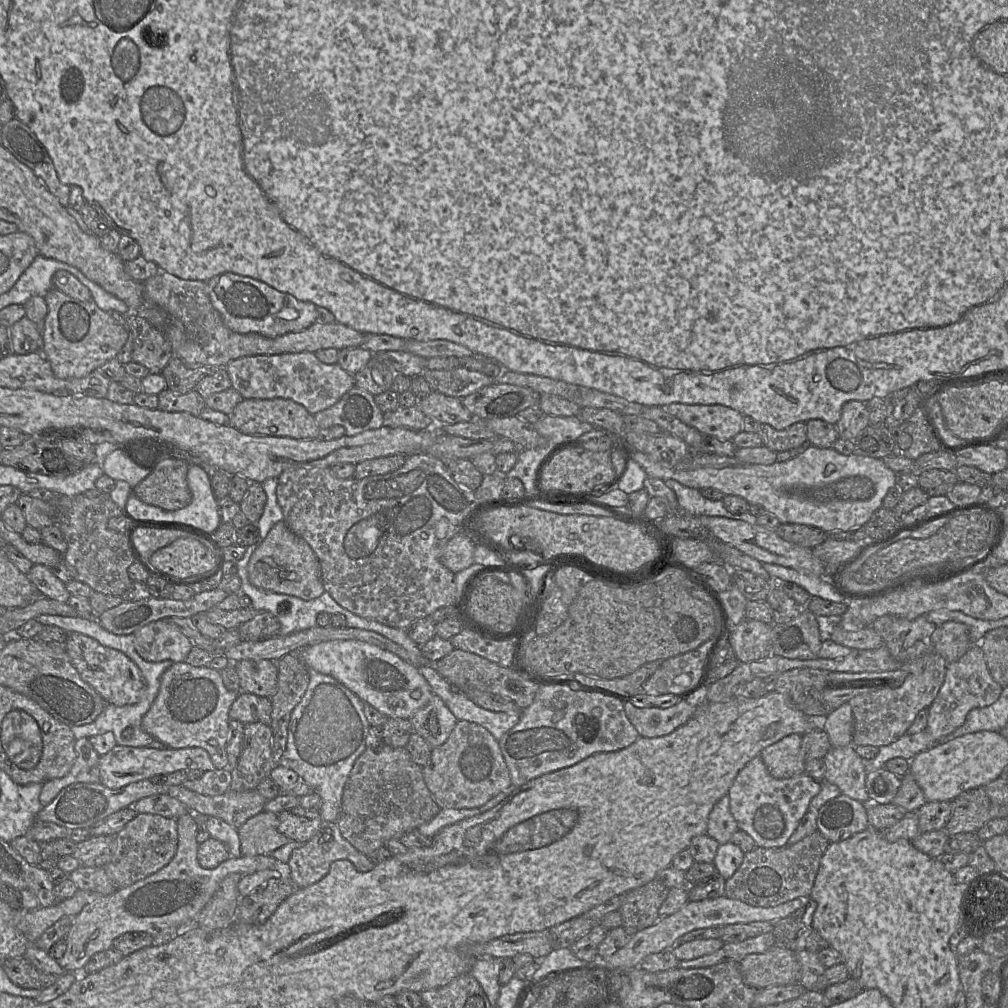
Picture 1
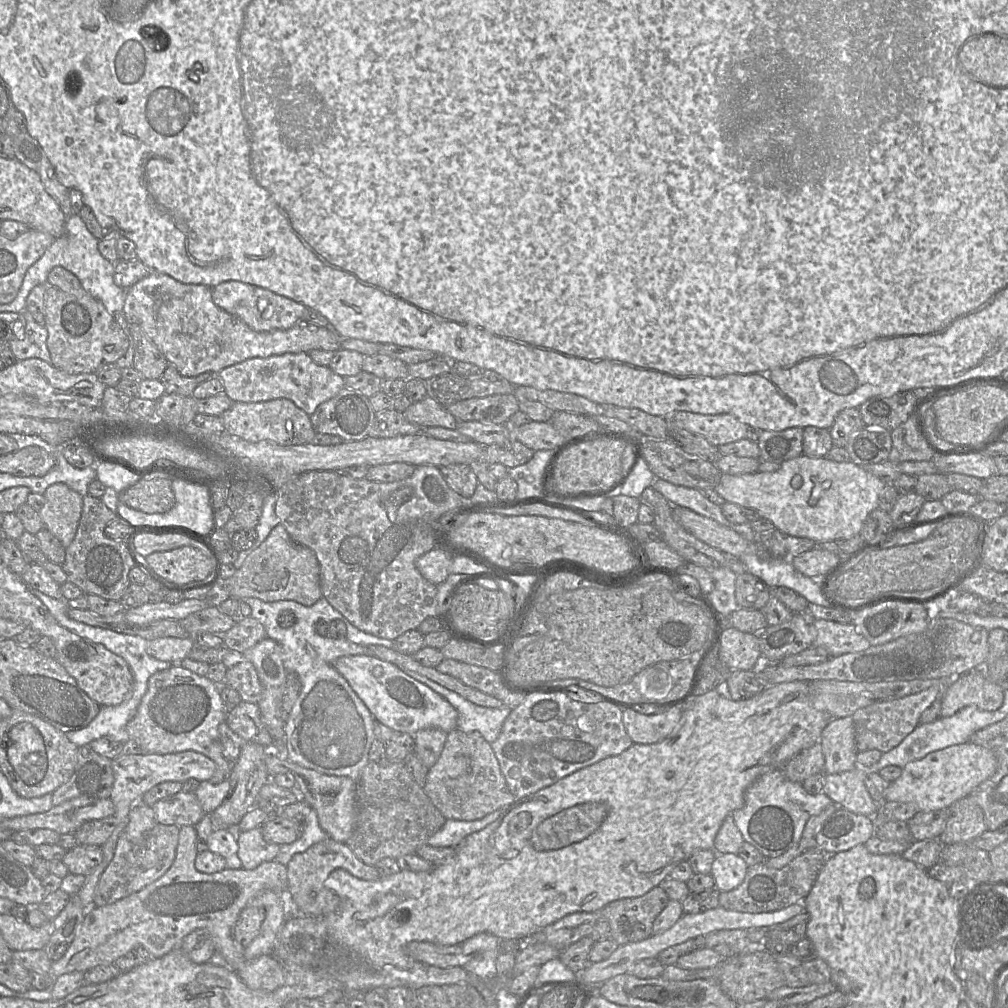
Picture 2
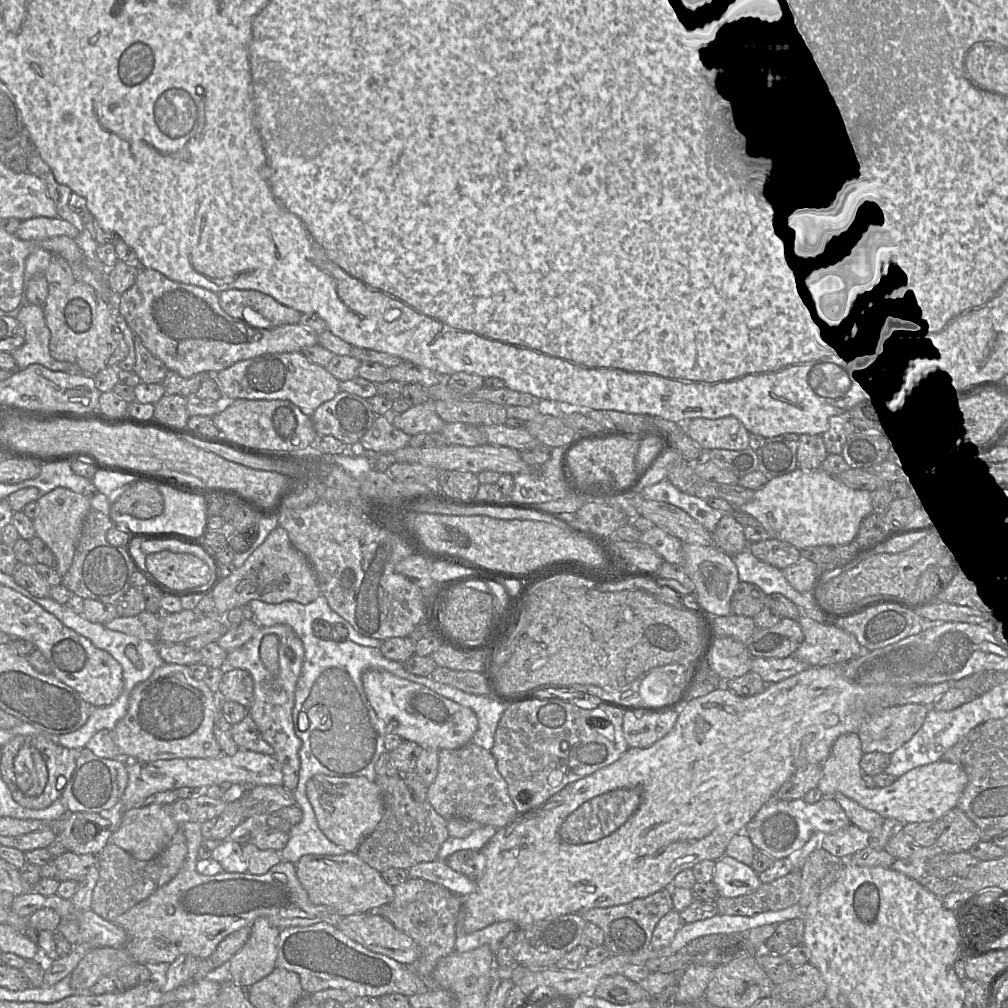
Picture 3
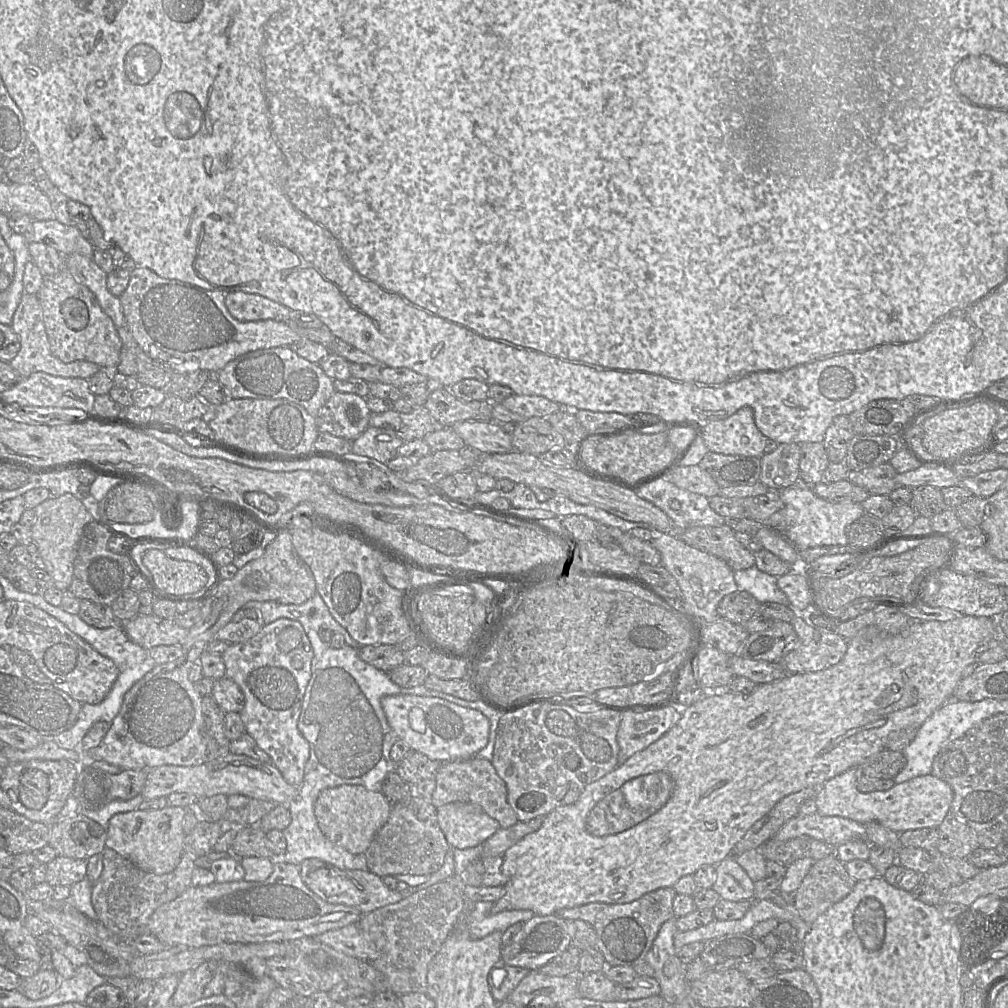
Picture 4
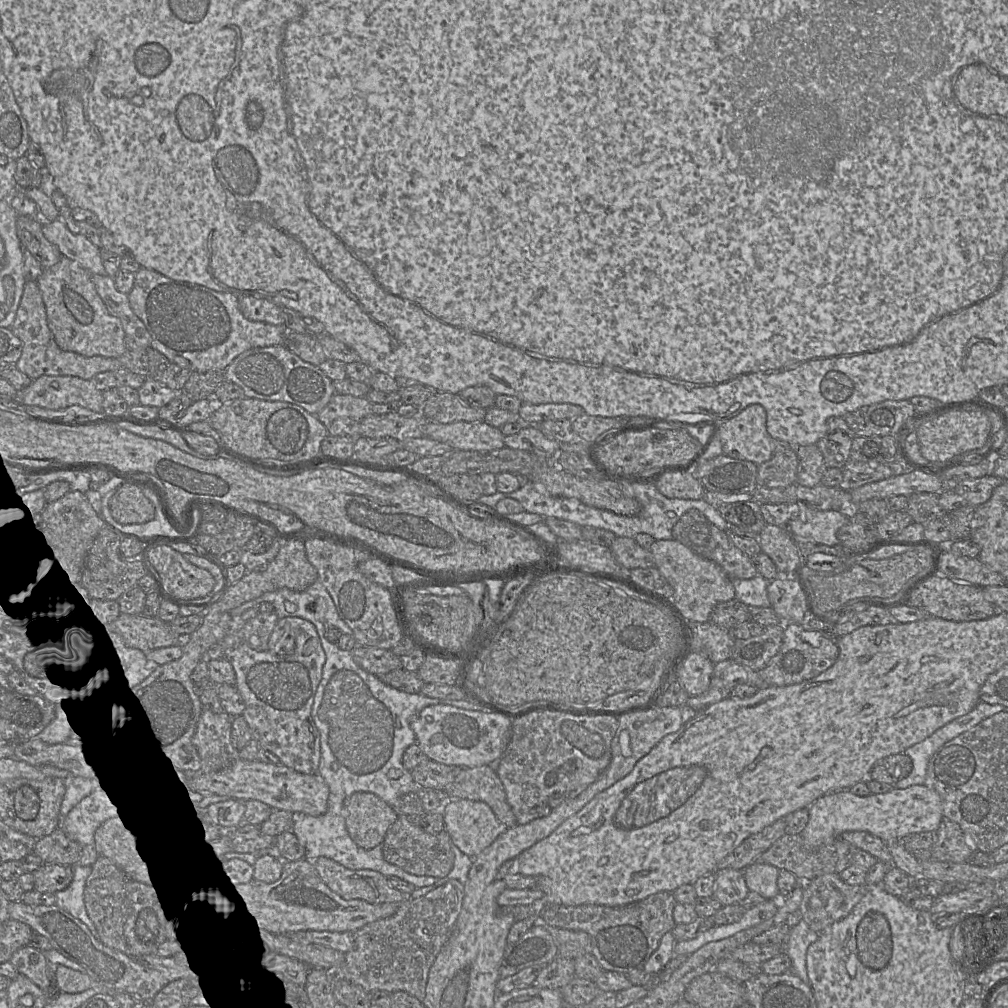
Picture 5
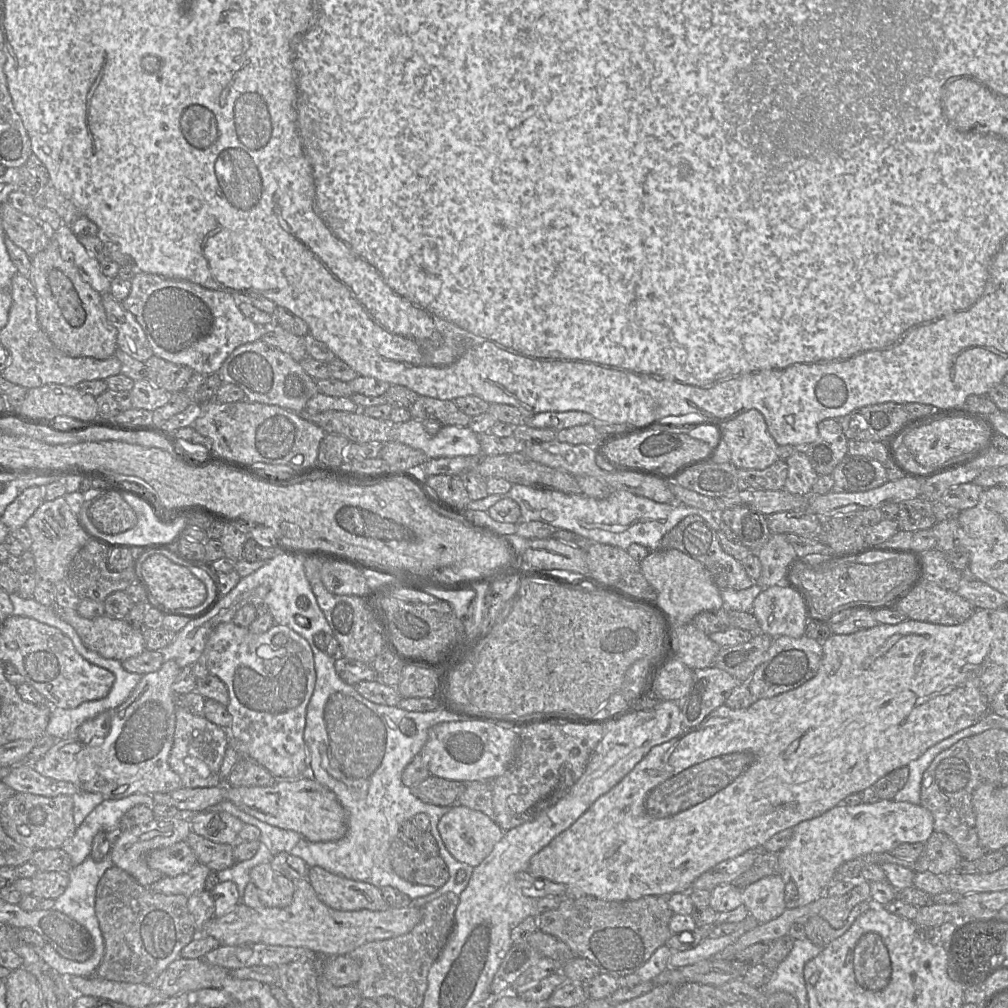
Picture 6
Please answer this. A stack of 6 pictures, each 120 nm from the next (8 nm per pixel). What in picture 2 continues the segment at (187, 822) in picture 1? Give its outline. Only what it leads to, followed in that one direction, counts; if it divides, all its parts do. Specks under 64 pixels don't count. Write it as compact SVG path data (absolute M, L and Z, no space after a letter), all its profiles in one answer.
M194 826L180 827L175 860L163 876L138 892L112 904L89 907L66 953L52 962L51 974L56 978L73 971L87 972L99 965L114 964L118 958L137 947L143 947L153 958L159 958L180 947L182 940L192 931L205 929L213 940L215 951L223 956L227 966L234 970L250 989L273 991L283 986L286 978L279 960L274 955L263 955L247 960L244 956L245 947L234 939L233 930L242 910L260 892L270 889L279 894L287 894L287 867L274 860L263 862L252 870L243 867L225 868L212 874L202 873L195 867L197 842L198 835Z

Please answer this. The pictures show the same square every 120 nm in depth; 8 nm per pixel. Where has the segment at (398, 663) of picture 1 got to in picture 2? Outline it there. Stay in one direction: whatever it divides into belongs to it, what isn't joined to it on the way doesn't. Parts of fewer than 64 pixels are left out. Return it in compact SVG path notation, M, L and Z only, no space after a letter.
M351 655L338 658L335 662L335 667L364 702L375 720L389 728L411 735L415 735L419 730L428 728L440 729L447 734L457 729L458 712L453 705L427 685L407 675L395 664L374 656Z

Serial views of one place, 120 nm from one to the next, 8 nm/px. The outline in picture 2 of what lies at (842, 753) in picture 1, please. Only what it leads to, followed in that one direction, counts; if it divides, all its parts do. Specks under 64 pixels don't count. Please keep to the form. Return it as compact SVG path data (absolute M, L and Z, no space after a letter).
M863 768L839 774L825 774L823 792L834 802L855 814L873 817L878 808L870 796L865 783Z

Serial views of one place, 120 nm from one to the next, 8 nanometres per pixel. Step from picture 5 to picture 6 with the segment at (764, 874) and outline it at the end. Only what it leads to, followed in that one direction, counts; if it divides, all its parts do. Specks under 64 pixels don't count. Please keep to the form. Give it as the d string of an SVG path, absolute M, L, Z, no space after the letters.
M773 874L750 884L742 890L743 905L748 909L750 916L754 917L760 924L779 917L786 910L786 881L787 879L783 874Z

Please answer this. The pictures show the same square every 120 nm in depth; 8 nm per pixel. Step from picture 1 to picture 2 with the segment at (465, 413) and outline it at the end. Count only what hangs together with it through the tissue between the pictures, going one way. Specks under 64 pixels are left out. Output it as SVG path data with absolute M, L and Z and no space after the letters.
M427 396L423 400L414 402L411 406L402 412L407 420L417 424L421 429L440 426L454 429L460 423L452 415L446 406L435 399Z

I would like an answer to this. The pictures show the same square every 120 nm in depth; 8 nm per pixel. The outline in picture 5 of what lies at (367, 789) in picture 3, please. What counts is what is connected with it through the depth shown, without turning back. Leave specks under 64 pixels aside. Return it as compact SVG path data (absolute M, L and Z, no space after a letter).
M355 792L348 797L343 816L350 838L364 850L382 844L385 834L398 818L391 805L370 792Z

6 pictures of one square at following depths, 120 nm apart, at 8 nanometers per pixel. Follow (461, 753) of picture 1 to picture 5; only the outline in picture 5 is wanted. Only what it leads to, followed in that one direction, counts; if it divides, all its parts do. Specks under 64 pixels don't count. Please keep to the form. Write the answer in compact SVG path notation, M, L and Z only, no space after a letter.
M488 765L462 768L457 778L444 789L451 799L482 801L507 828L516 826L516 817L509 805L504 786Z

